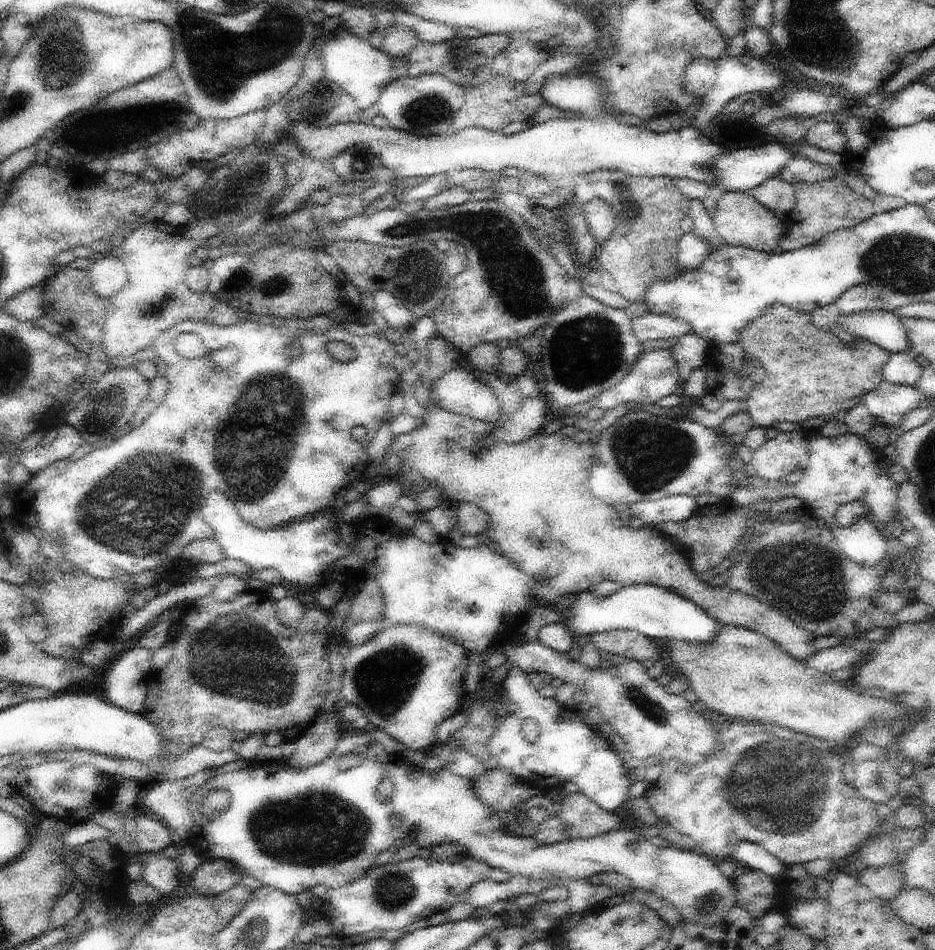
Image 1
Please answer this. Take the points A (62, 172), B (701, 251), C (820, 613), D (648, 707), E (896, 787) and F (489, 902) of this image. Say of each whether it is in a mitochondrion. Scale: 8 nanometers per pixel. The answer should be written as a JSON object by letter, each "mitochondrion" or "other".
{"A":"other","B":"other","C":"mitochondrion","D":"mitochondrion","E":"other","F":"other"}

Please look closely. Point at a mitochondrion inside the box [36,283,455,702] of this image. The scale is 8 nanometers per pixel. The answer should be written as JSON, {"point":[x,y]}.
{"point":[111,514]}

